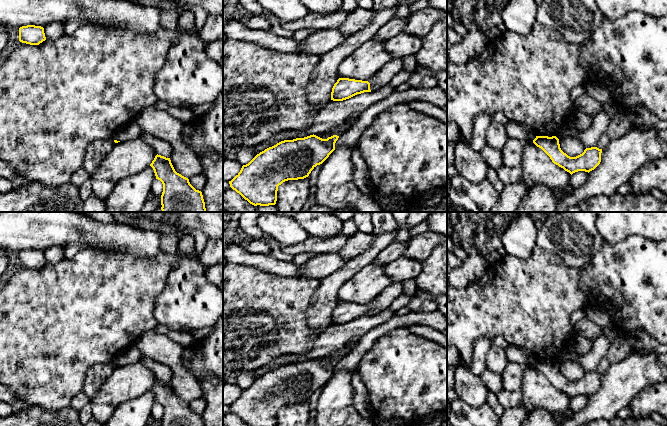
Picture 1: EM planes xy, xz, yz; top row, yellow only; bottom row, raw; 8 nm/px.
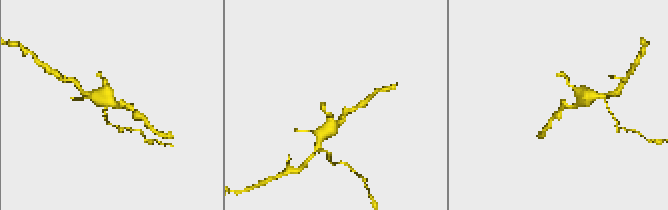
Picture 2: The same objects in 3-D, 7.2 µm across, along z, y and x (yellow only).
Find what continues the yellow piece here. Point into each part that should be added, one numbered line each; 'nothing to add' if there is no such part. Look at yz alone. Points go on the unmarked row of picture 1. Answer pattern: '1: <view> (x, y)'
nothing to add

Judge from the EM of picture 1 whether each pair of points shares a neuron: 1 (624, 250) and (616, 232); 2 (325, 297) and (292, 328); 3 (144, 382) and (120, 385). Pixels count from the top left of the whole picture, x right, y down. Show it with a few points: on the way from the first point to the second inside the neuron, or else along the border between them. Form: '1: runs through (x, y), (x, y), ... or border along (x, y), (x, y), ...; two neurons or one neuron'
1: border along (643, 236), (628, 235), (617, 243), (604, 241); two neurons
2: border along (314, 294), (306, 311), (306, 323), (320, 332); two neurons
3: runs through (138, 382), (126, 382); one neuron

